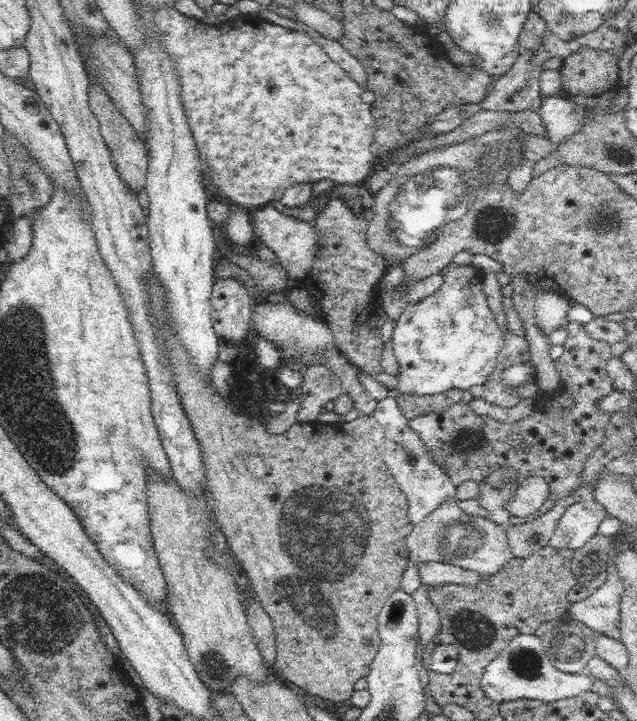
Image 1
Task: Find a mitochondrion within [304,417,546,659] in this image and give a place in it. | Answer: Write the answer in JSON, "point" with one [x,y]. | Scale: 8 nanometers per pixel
{"point":[473,631]}

